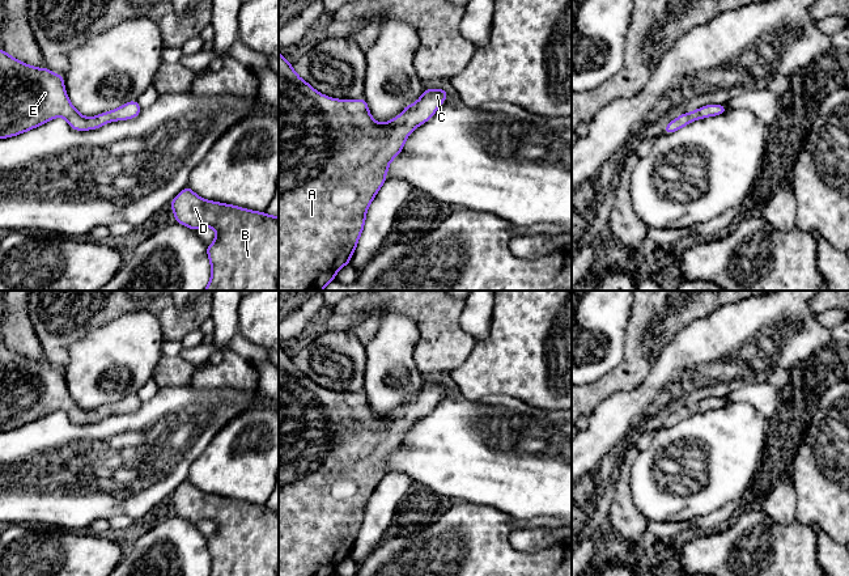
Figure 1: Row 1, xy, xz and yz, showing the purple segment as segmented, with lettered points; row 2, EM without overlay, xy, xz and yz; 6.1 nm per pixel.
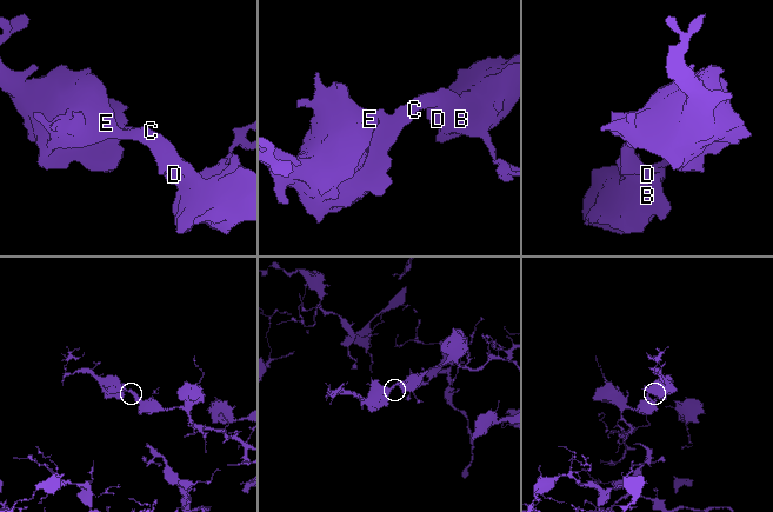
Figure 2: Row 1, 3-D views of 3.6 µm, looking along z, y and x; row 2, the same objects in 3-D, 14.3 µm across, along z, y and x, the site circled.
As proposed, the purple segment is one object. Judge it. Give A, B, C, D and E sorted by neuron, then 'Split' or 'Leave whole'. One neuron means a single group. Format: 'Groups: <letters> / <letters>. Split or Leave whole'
Groups: A B C D E. Leave whole

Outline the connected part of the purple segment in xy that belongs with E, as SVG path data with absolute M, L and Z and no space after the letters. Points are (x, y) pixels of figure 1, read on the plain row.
M0 342L0 432L30 424L46 415L63 410L71 422L88 424L115 414L133 412L141 402L137 394L130 394L113 405L97 410L81 408L71 397L64 381L64 370L47 361L35 361L8 348Z

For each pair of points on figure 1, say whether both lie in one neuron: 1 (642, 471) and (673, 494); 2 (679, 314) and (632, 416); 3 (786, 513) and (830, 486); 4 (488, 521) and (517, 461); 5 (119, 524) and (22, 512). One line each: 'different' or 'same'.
1: same
2: different
3: different
4: different
5: different

